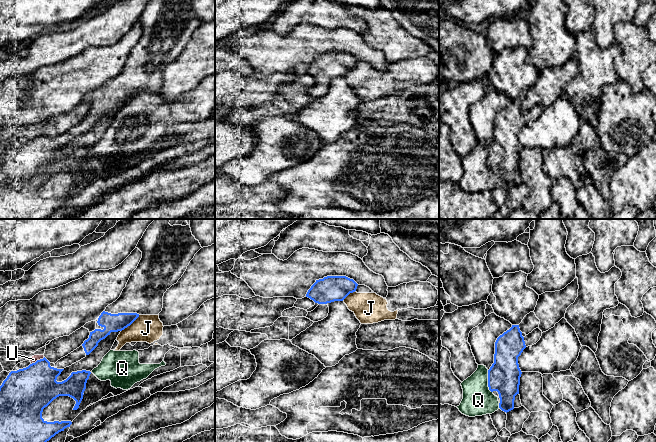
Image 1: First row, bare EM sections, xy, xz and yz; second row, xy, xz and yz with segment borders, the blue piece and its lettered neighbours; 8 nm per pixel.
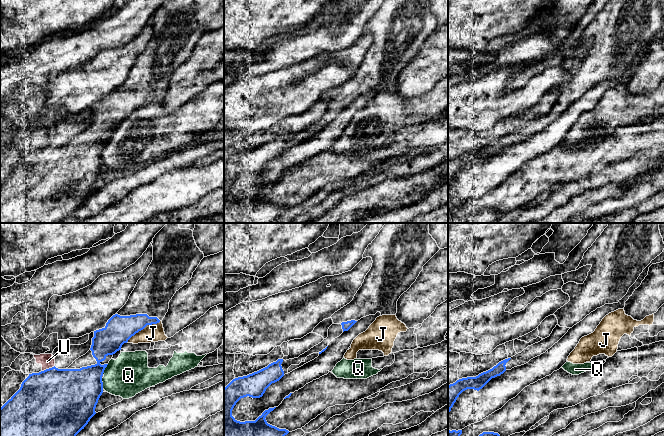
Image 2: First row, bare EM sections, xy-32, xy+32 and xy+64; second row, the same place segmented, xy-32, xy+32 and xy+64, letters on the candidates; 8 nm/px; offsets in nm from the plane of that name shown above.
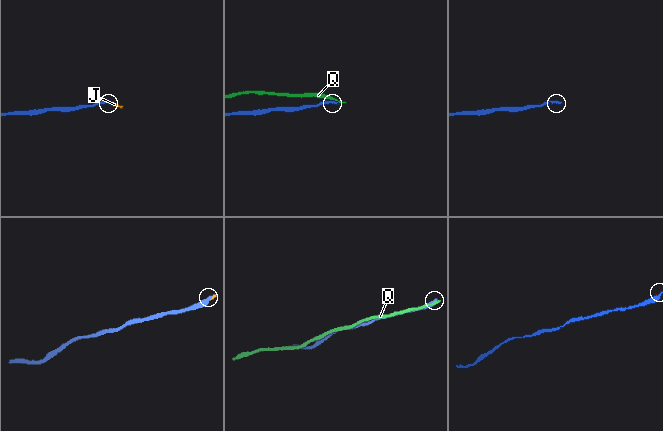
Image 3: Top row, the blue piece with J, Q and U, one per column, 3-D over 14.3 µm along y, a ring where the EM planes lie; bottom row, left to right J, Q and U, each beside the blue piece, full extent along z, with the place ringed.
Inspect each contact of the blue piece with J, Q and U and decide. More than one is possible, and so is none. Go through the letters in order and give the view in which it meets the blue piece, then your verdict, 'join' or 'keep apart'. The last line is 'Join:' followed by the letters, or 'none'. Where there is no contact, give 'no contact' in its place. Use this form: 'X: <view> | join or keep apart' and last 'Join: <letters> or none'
J: xy | keep apart
Q: yz | keep apart
U: xy | keep apart
Join: none

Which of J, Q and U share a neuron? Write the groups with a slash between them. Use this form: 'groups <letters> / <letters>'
groups J Q / U

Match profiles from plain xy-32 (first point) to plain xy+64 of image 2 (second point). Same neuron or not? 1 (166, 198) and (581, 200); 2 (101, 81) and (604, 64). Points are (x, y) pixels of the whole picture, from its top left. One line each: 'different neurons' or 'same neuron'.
1: same neuron
2: different neurons

